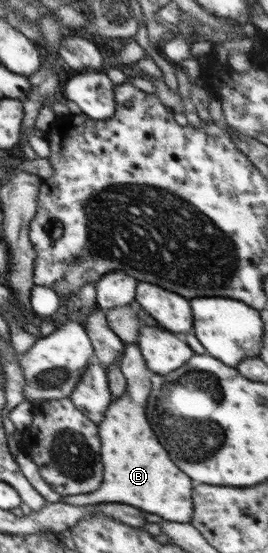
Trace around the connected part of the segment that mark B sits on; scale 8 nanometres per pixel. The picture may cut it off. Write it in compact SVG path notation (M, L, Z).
M125 344L122 361L120 362L121 372L126 378L126 391L120 397L114 397L107 407L103 420L98 424L98 433L100 436L100 455L104 464L103 480L100 487L95 492L89 494L73 494L73 496L64 496L61 502L74 506L89 506L98 503L119 503L129 505L146 513L157 514L161 518L180 523L190 523L194 504L192 499L193 484L187 474L183 474L167 456L167 450L157 442L157 436L151 430L151 424L145 416L145 404L147 396L151 392L151 371L147 370L143 355L139 352L137 344Z

